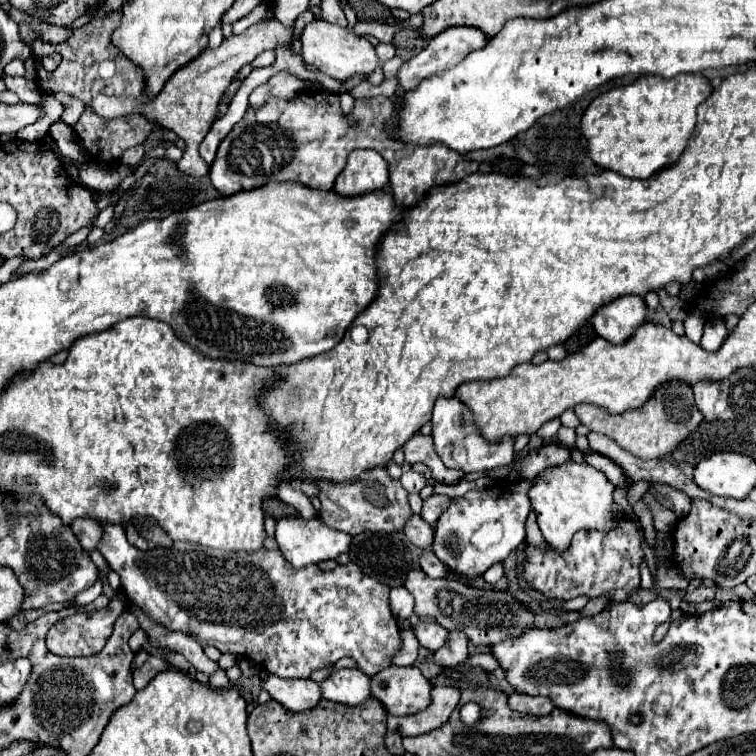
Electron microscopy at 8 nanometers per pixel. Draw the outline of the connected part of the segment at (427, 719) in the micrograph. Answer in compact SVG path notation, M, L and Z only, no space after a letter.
M436 685L432 689L432 703L428 709L406 717L388 715L388 731L394 729L396 733L400 733L400 737L414 737L438 729L442 723L448 721L458 701L460 701L460 691L456 687Z

